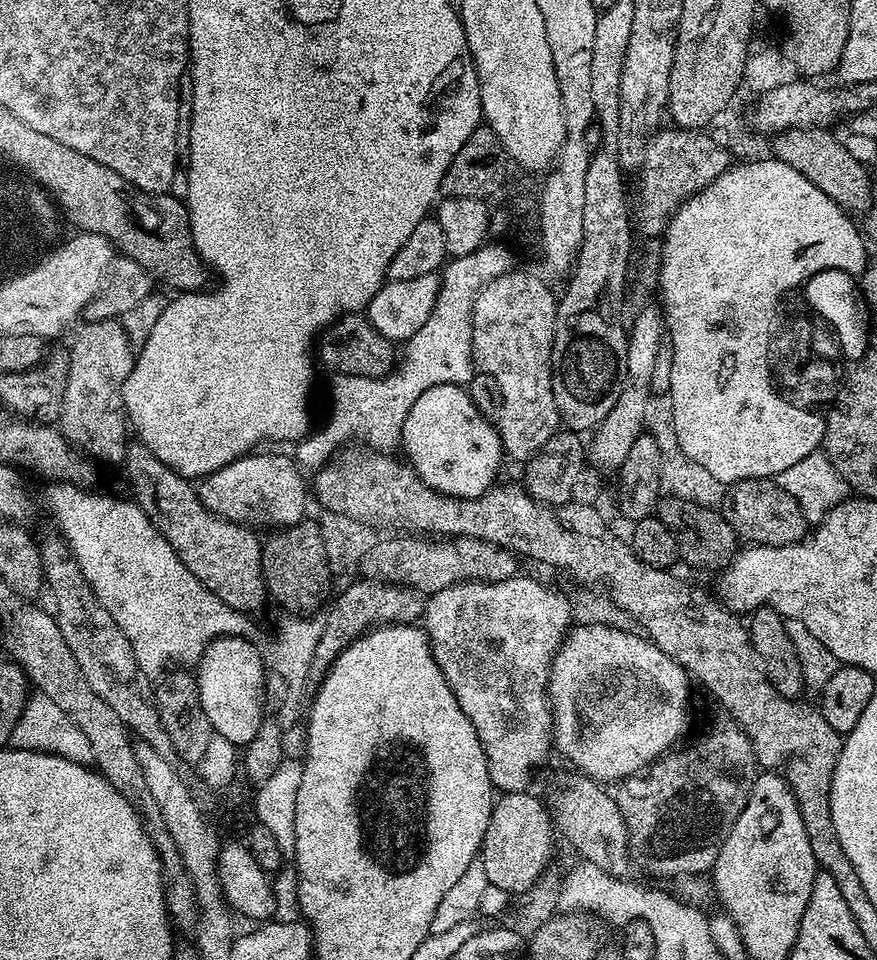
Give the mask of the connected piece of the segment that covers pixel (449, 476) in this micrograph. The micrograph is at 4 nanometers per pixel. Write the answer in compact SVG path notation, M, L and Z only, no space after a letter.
M458 384L431 386L406 414L406 422L400 431L402 452L405 452L407 463L412 465L418 478L425 486L442 495L457 496L460 499L478 498L484 491L497 483L496 475L500 472L502 445L497 425L487 420L474 406L467 387Z

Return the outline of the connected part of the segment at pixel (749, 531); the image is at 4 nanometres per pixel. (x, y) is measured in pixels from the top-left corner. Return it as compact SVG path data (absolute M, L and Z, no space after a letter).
M771 479L737 480L727 489L728 497L724 500L722 511L726 522L736 531L741 541L751 542L756 546L777 548L783 544L794 544L806 535L806 521L800 515L793 500L781 492Z

